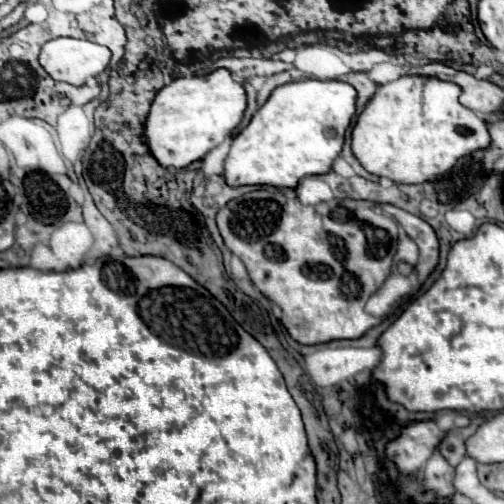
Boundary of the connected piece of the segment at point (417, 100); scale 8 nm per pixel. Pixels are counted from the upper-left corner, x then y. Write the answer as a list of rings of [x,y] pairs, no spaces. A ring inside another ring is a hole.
[[[400,77],[392,83],[382,85],[374,99],[360,113],[352,131],[352,151],[366,171],[388,177],[394,183],[424,183],[446,171],[450,171],[460,157],[474,151],[486,149],[490,145],[490,133],[484,119],[480,119],[472,109],[464,107],[458,97],[462,89],[452,81],[442,81],[436,77]]]

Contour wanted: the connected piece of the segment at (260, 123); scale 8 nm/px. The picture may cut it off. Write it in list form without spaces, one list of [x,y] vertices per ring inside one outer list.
[[[302,79],[276,87],[264,107],[256,111],[250,125],[244,127],[230,145],[226,157],[224,177],[228,185],[272,185],[272,187],[296,187],[296,183],[306,175],[324,175],[332,169],[334,159],[342,153],[344,135],[356,113],[358,91],[344,81],[320,81]]]

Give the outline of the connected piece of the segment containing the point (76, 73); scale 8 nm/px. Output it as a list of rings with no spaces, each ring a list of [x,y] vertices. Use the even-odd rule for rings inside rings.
[[[58,37],[48,41],[40,51],[40,65],[56,81],[84,85],[88,77],[98,77],[110,61],[108,47],[92,41]]]

